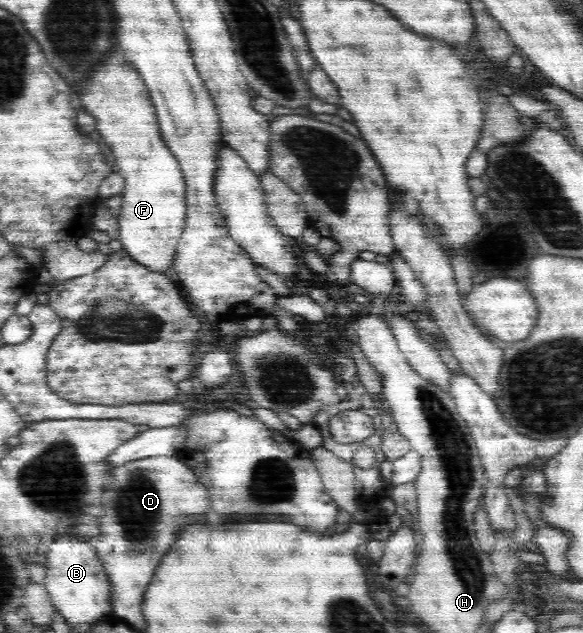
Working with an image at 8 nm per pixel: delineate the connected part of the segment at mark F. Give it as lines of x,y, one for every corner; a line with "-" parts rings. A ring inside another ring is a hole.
113,54
113,60
93,76
93,84
84,85
85,98
83,104
89,108
89,114
97,119
95,135
104,145
105,150
115,157
114,169
124,178
122,190
121,212
118,214
119,240
122,250
130,256
134,262
140,264
156,274
173,272
172,264
176,257
177,245
183,232
186,218
185,182
182,178
182,170
177,159
171,155
169,148
162,142
158,130
158,120
153,112
153,105
147,95
147,89
137,71
129,68
129,63
117,60

